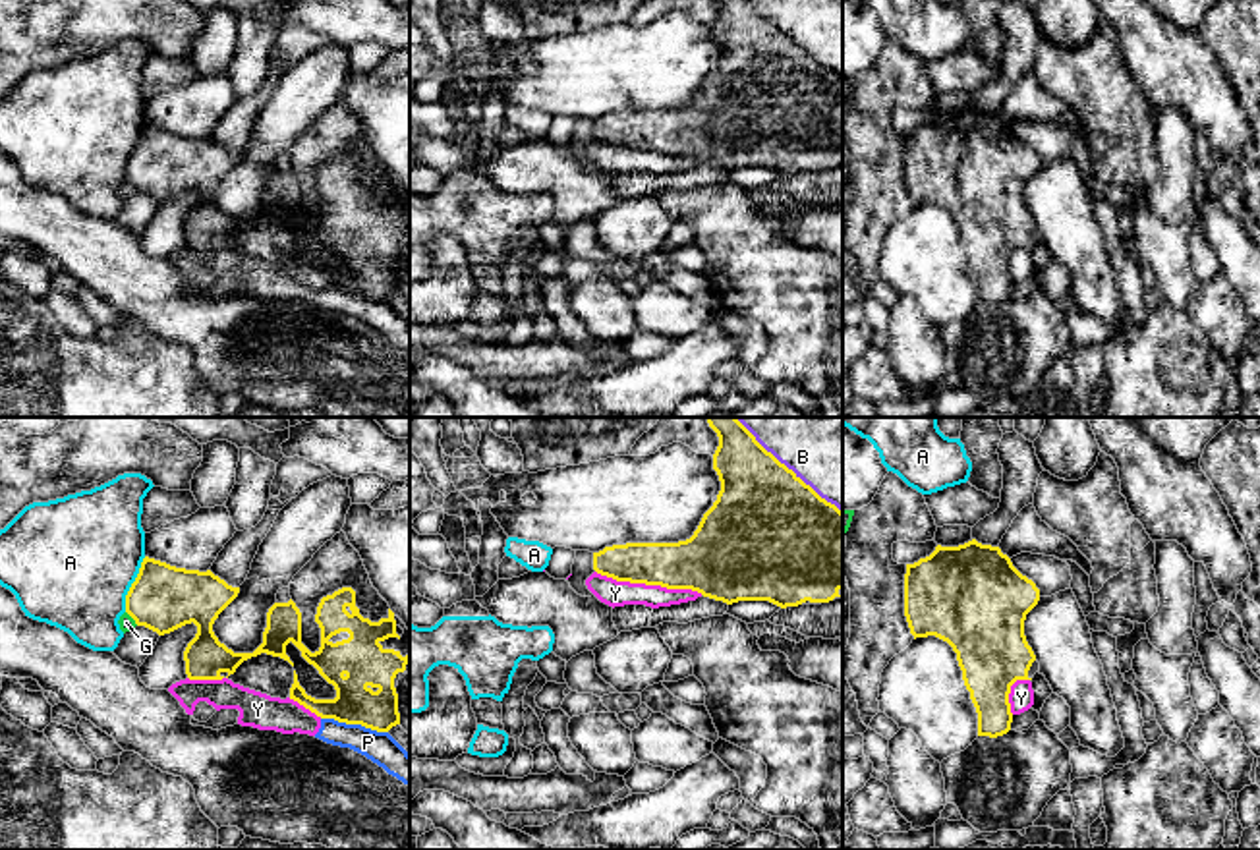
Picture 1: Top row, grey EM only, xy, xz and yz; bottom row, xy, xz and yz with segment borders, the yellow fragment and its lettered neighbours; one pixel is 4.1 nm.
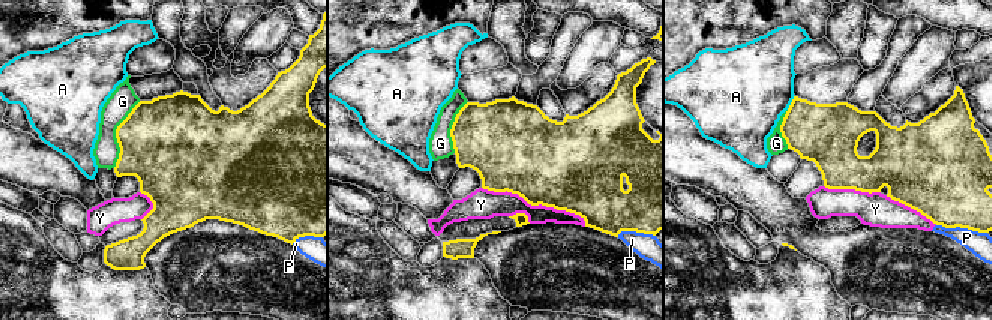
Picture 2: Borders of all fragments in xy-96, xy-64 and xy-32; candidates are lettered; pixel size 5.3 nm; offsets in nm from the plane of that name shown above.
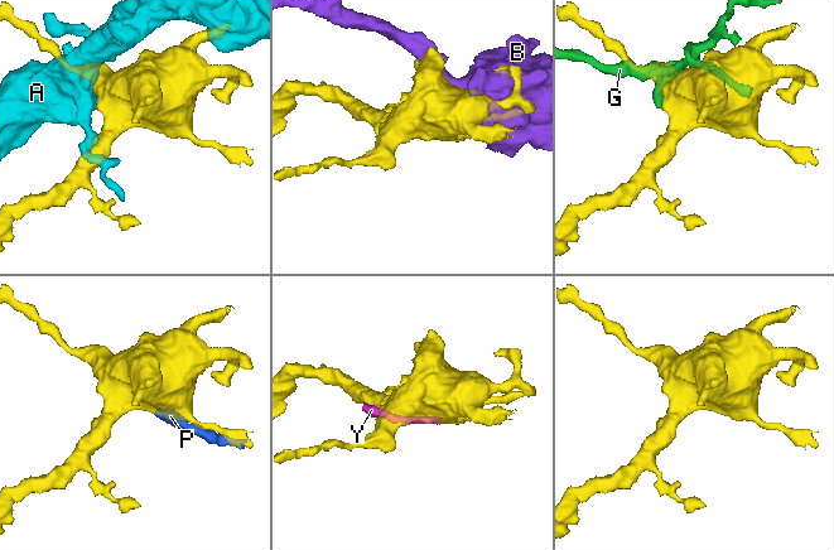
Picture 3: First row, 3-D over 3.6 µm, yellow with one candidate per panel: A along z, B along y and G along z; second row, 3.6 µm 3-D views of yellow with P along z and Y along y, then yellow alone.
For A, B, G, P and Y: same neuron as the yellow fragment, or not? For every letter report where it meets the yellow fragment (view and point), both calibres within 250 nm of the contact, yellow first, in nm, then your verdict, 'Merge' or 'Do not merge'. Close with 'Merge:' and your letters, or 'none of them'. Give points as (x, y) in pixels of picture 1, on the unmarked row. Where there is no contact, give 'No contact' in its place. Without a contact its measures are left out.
A: Touches yellow at xy (132, 151). Thickness 280 nm (yellow) against 500 nm. Do not merge
B: Touches yellow at xz (795, 41). Thickness 480 nm (yellow) against 300 nm. Do not merge
G: Touches yellow at xy (132, 184). Thickness 280 nm (yellow) against 70 nm. Do not merge
P: Touches yellow at xy (354, 290). Thickness 180 nm (yellow) against 140 nm. Do not merge
Y: Touches yellow at xz (650, 151). Thickness 260 nm (yellow) against 110 nm. Do not merge
Merge: none of them

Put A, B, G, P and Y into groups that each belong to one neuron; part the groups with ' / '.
A / B / G / P Y

